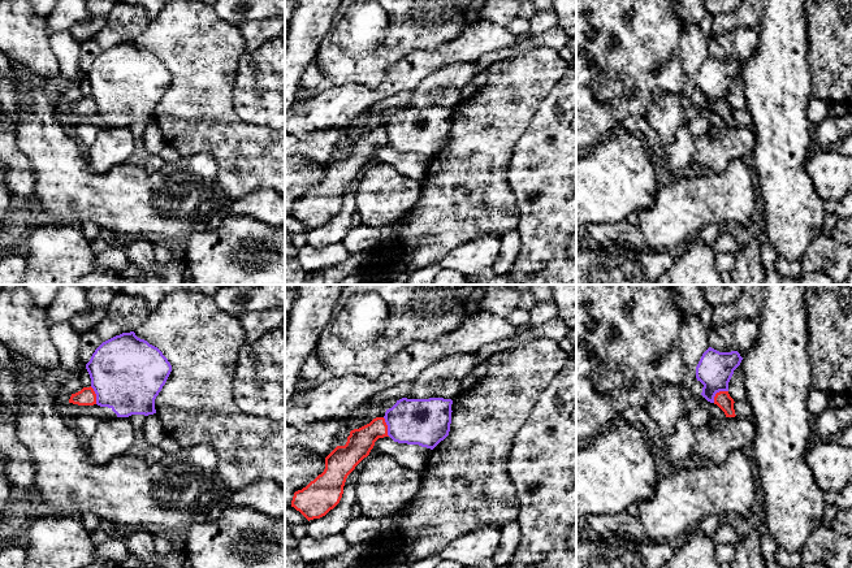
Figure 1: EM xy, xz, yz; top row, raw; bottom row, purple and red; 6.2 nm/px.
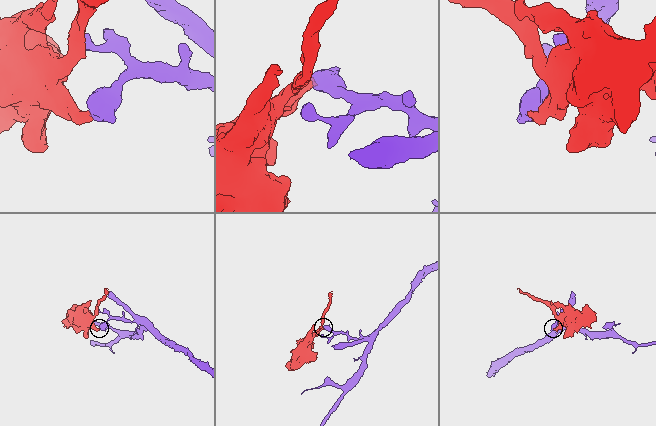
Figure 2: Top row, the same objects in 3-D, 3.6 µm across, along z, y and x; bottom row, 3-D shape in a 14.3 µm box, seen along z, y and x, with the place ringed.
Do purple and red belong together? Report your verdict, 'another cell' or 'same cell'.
another cell

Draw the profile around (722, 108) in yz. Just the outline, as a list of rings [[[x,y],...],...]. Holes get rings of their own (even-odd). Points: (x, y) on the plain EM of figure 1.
[[[719,100],[714,105],[714,113],[717,113],[726,123],[726,126],[735,126],[734,108],[728,100]]]

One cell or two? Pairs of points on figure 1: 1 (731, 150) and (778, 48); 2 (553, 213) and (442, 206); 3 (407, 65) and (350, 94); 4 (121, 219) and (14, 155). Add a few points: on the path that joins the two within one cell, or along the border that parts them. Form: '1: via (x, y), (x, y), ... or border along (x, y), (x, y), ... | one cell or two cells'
1: border along (753, 129), (756, 147), (751, 154) | two cells
2: border along (509, 182), (519, 211), (517, 229) | two cells
3: via (394, 79), (379, 94), (364, 94) | one cell
4: border along (16, 137), (35, 177), (34, 193) | two cells

